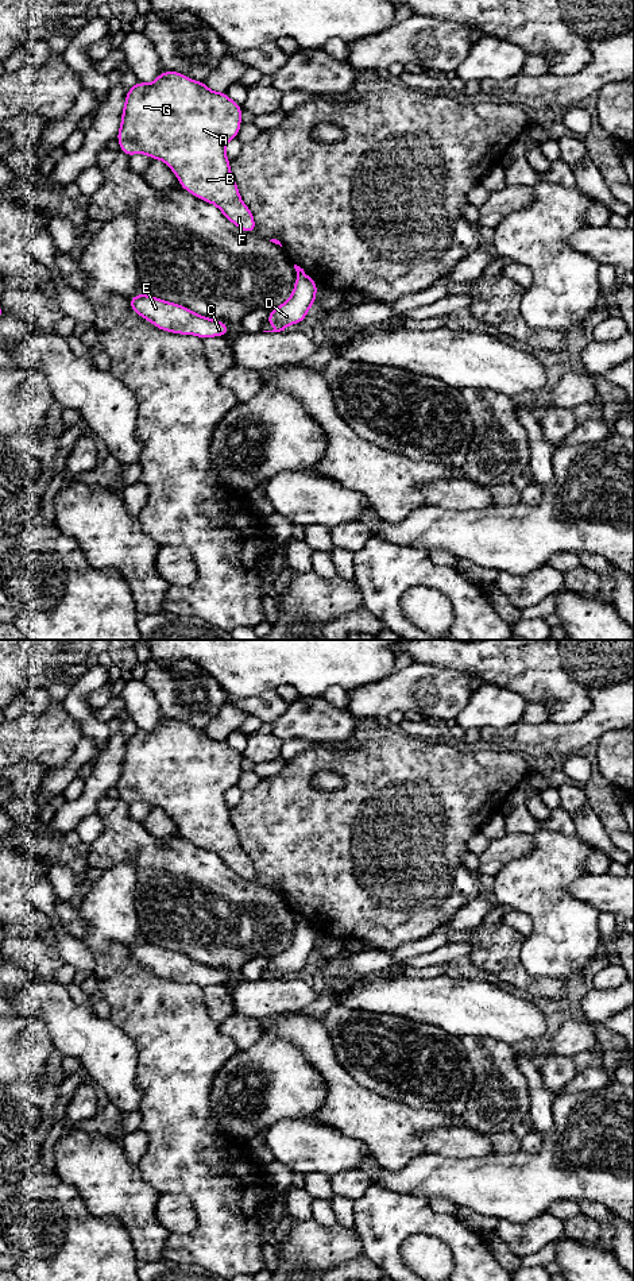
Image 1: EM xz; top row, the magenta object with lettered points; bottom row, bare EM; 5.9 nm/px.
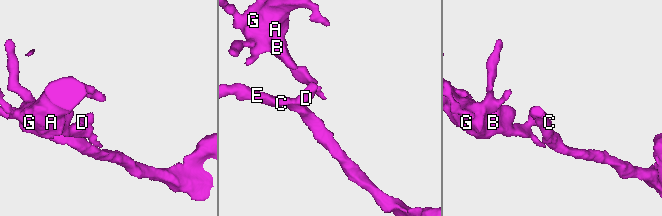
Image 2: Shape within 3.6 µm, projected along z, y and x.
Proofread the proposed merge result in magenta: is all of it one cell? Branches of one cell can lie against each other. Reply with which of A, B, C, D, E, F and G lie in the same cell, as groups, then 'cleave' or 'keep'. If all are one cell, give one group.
groups A B F G / C D E; cleave

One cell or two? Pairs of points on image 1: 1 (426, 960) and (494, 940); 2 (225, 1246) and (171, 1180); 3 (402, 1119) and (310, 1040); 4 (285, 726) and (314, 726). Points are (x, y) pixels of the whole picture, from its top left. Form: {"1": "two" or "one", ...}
{"1": "two", "2": "one", "3": "one", "4": "one"}

